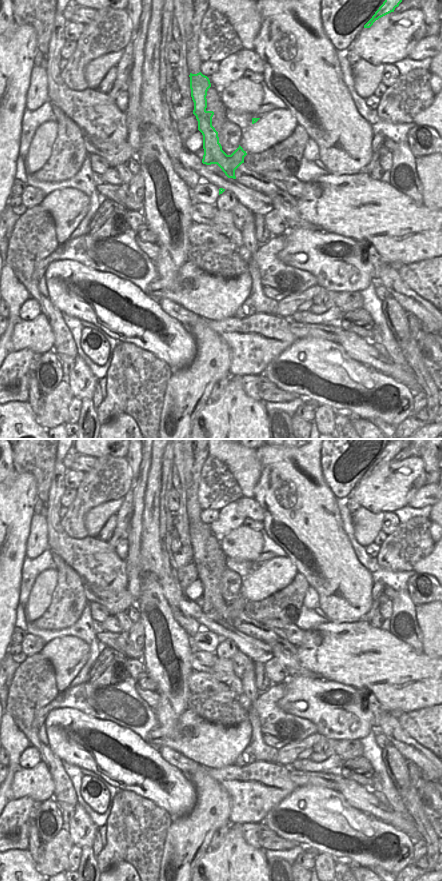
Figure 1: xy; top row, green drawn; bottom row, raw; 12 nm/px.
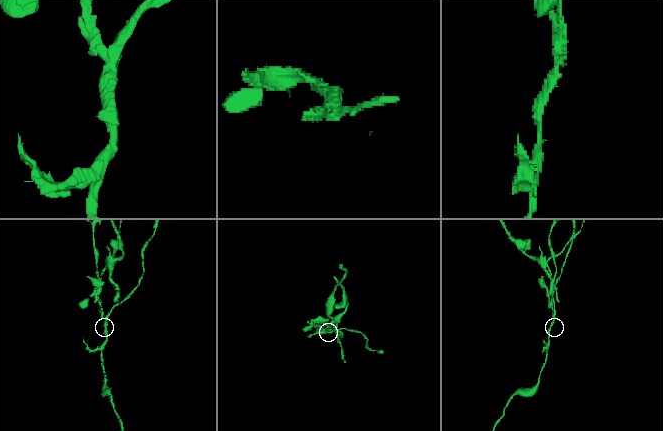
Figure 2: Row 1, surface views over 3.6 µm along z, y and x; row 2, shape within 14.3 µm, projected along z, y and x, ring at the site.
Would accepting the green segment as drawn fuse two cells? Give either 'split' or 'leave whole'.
split

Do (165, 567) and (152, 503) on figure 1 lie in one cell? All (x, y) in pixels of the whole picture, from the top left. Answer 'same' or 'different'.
same

